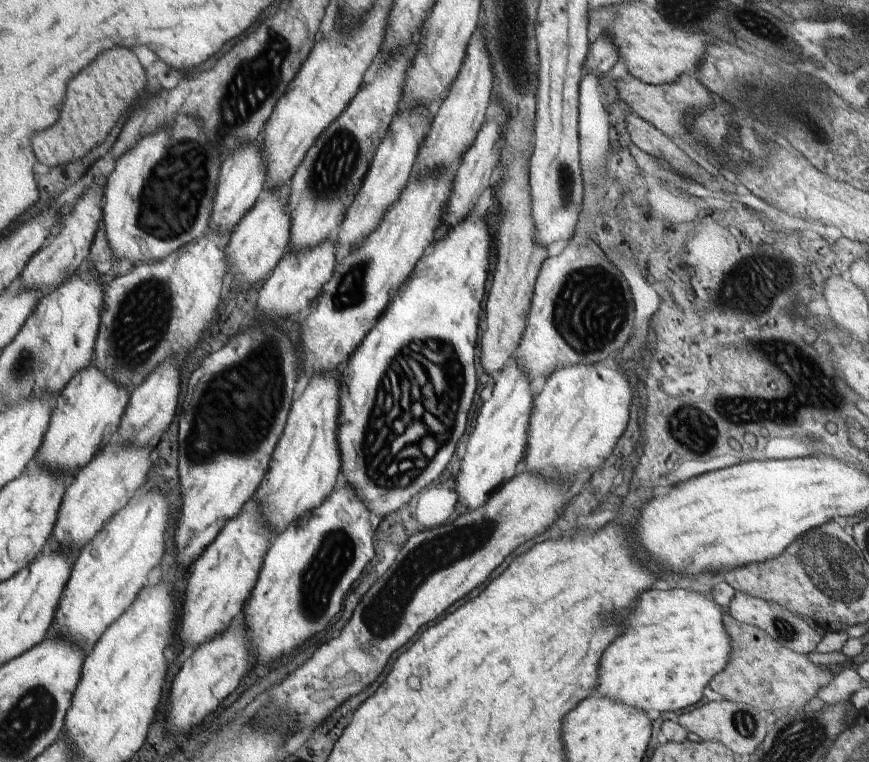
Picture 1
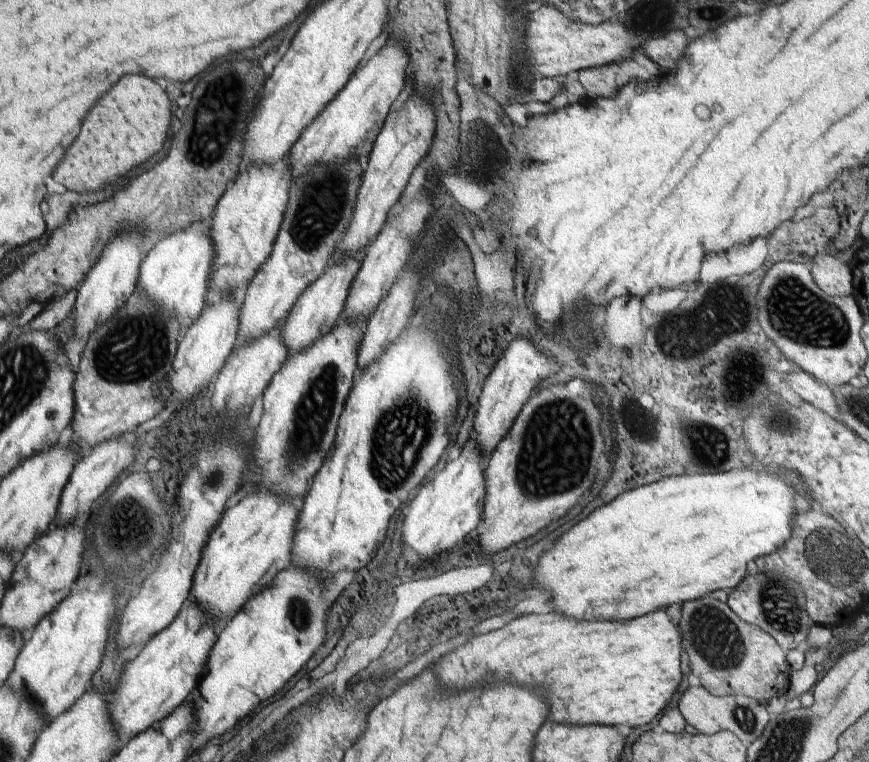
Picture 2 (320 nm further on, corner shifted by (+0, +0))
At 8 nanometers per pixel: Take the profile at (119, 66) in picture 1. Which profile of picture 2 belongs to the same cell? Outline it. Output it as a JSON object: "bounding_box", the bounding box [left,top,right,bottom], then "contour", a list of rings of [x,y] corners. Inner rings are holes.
{"bounding_box":[54,76,170,192],"contour":[[[122,76],[120,84],[92,108],[84,120],[80,140],[68,148],[68,156],[54,172],[54,180],[74,192],[98,192],[114,184],[129,170],[150,160],[162,150],[170,128],[170,100],[166,92],[146,76]]]}

